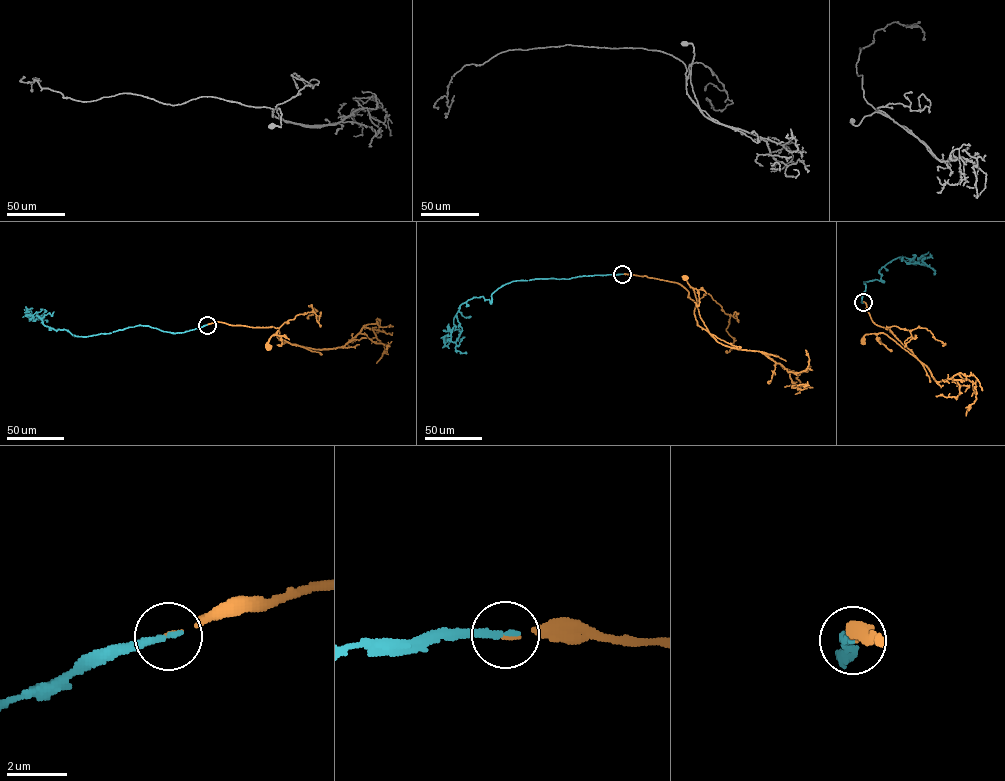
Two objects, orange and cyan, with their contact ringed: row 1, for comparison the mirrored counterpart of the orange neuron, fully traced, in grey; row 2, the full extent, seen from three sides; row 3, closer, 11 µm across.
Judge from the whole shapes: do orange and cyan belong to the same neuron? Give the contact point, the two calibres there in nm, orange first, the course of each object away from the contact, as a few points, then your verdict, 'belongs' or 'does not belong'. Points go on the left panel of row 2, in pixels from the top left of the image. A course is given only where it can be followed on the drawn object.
(207, 325) | 90/240 nm | orange via (207, 324), (272, 326), (278, 329), (279, 339), (289, 343), (277, 330), (268, 347) | cyan via (207, 324), (183, 332), (138, 325), (74, 336), (45, 326), (36, 312), (30, 319), (25, 310), (32, 308) | belongs

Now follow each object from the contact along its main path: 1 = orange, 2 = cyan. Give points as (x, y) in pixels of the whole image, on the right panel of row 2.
1: (863, 302), (874, 323), (889, 330), (916, 357), (882, 332), (866, 334), (863, 341)
2: (863, 302), (863, 281), (883, 282), (878, 272), (888, 262), (902, 256), (921, 261), (931, 255), (925, 254)

